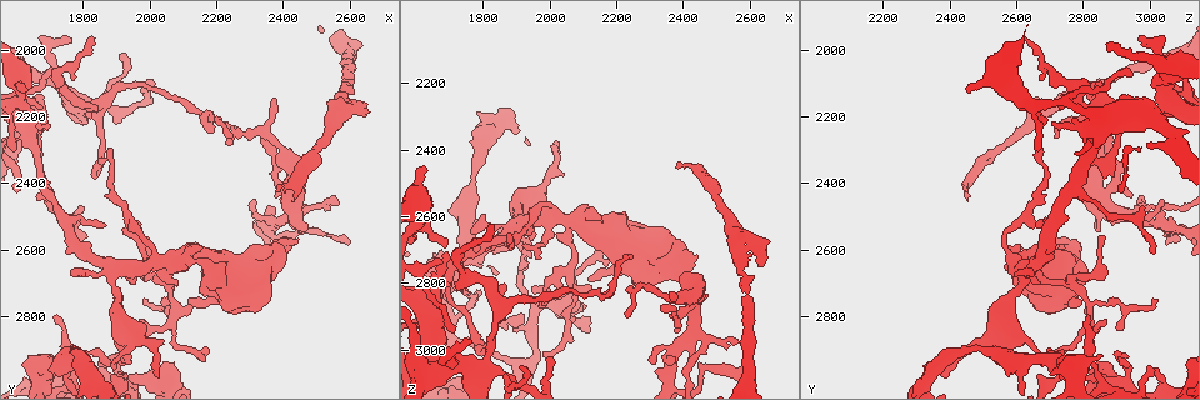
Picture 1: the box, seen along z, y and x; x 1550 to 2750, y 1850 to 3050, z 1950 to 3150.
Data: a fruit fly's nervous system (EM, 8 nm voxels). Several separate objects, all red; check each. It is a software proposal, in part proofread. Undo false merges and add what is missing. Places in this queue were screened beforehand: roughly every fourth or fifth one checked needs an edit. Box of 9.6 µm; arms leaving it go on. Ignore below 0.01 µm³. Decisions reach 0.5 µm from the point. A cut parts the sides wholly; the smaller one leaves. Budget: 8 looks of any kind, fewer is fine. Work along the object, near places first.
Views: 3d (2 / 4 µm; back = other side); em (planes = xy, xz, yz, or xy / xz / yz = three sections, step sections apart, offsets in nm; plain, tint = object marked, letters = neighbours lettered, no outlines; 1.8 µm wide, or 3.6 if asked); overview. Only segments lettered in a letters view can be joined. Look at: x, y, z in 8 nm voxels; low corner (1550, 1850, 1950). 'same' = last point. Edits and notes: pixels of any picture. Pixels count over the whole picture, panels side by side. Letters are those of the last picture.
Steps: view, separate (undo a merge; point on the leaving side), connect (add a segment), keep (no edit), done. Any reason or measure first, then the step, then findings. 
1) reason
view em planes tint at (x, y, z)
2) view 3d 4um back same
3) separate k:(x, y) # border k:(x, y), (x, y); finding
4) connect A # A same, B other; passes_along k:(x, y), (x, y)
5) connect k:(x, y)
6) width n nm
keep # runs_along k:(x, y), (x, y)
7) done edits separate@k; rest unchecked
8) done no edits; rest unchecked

four arms meet
view em yz step 16 tint at (2070, 2770, 2810)

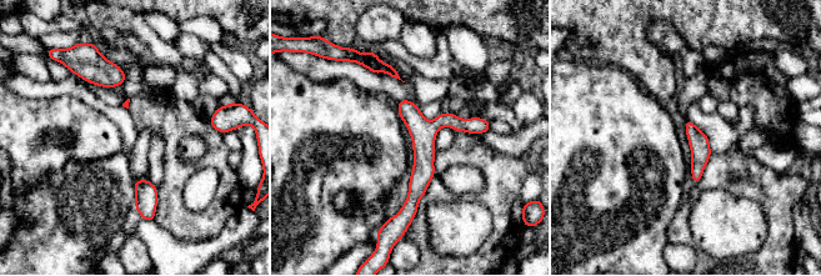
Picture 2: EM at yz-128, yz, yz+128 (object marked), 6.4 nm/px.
view em planes letters same

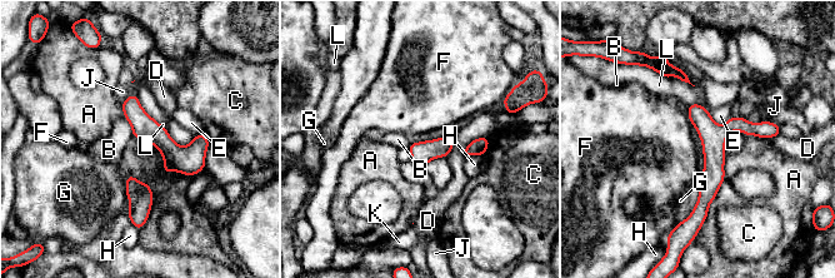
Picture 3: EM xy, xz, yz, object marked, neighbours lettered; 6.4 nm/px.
keep # A other, B other, C other, D other, E other, F other, G other, H other, J other, K other, L other; runs_along 3:(774, 127), (730, 125), (714, 142), (694, 216); continuous, no second cell

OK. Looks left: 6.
free end
view 3d 2um at (2450, 2540, 2850)

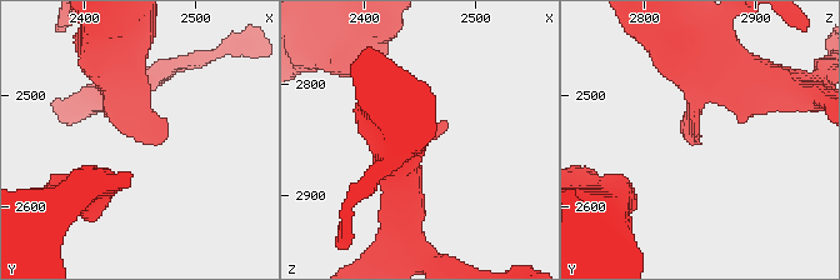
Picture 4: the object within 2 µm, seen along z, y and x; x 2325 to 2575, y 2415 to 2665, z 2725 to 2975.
need the tissue
view em planes letters at (2458, 2544, 2844)

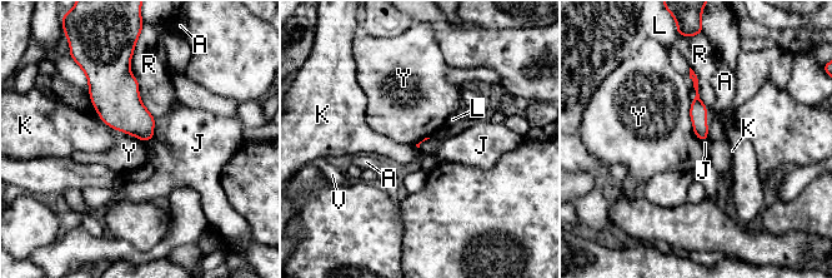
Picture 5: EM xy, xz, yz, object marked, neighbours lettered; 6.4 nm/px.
keep # A other, J other, K other, L other, R other, V other, Y other; runs_along 5:(693, 78), (700, 128), (703, 137); no lettered segment goes on from it

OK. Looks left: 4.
an open end
view 3d 4um at (2380, 2150, 2850)

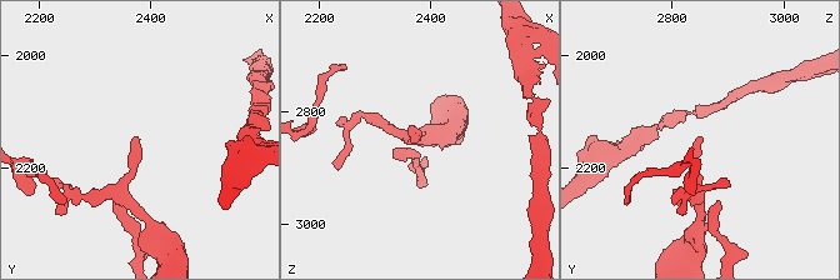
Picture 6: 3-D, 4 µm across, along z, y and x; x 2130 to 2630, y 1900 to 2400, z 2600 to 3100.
shape alone is not enough
view em 3.6um xy step 4 letters at (2375, 2145, 2850)

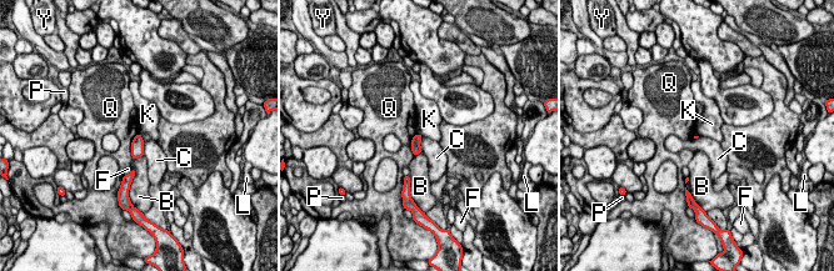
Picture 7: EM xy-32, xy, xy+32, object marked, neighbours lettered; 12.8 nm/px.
another direction
view em 3.6um planes letters same

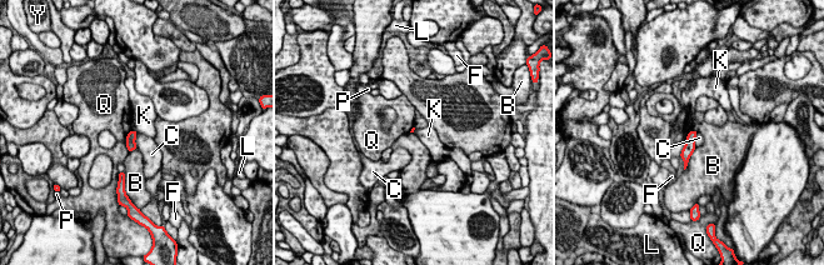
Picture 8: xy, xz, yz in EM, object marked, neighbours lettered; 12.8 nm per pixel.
keep # B other, C other, F other, K other, L other, P other, Q other, Y other; border 8:(692, 129), (697, 131); none of them fits

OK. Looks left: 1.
done no edits; rest unchecked

